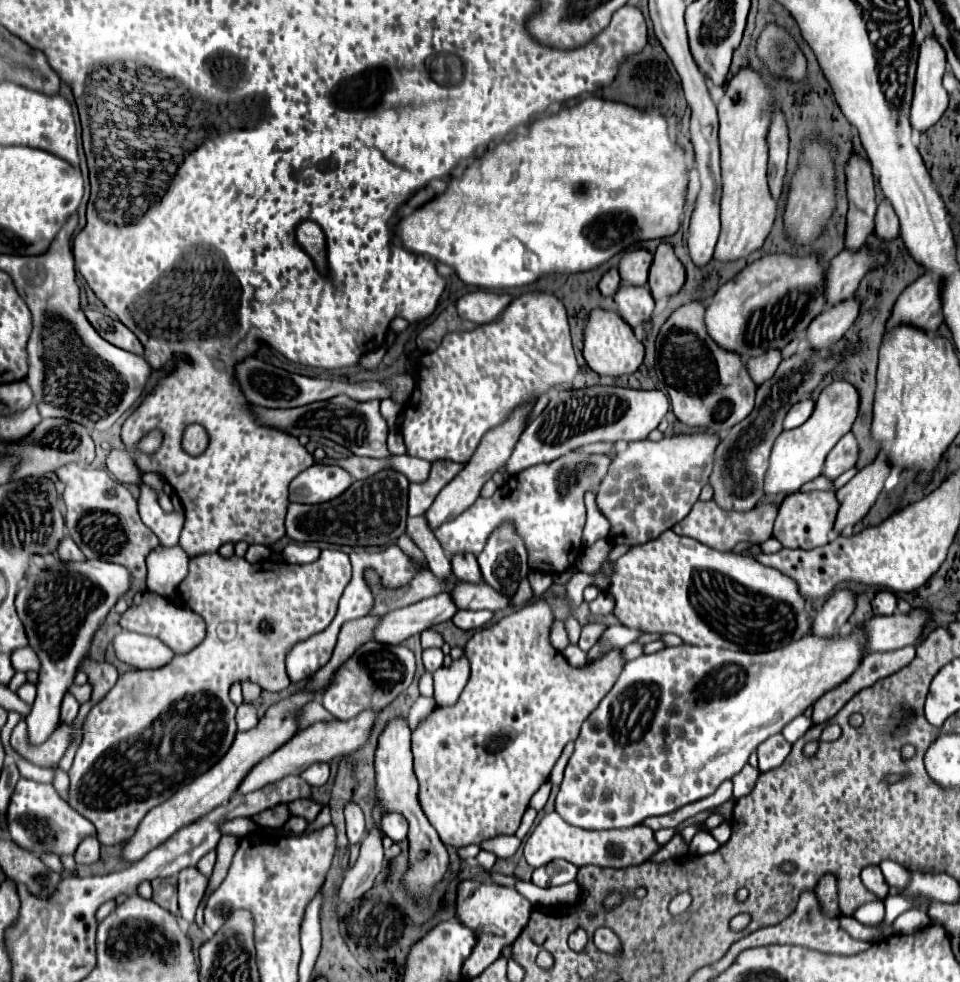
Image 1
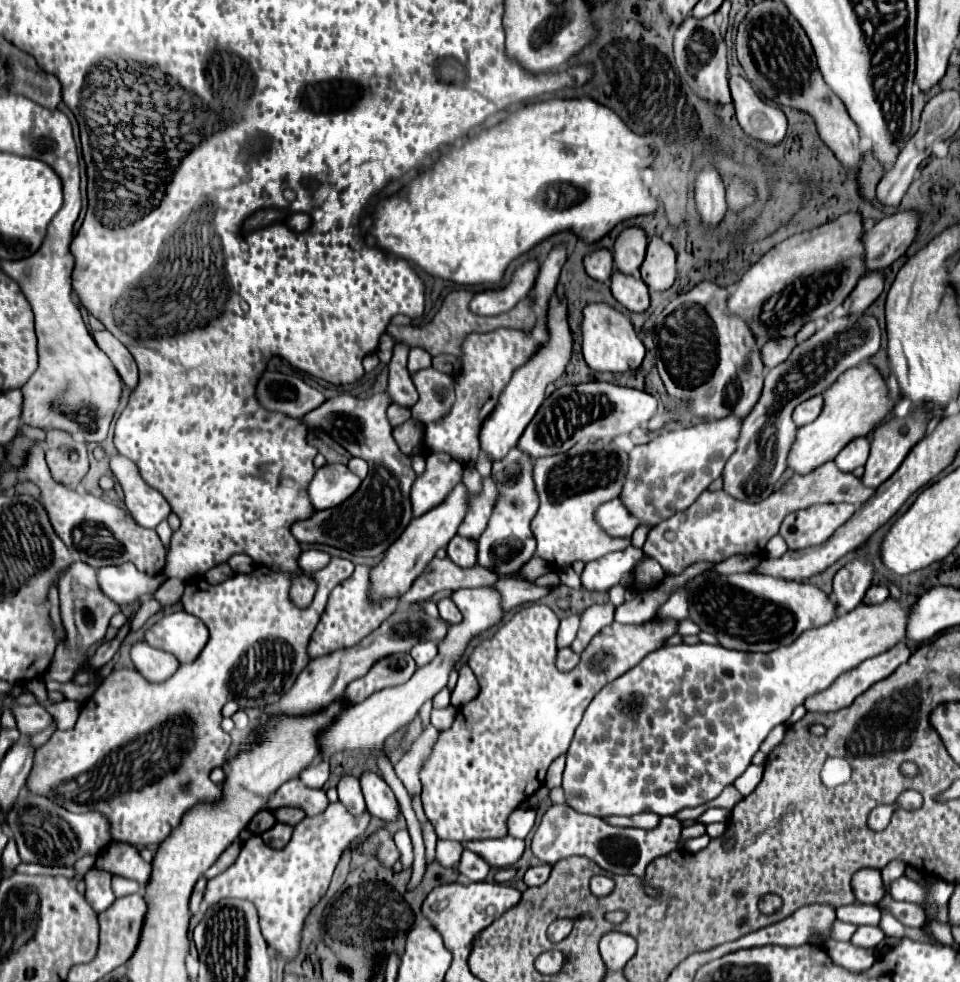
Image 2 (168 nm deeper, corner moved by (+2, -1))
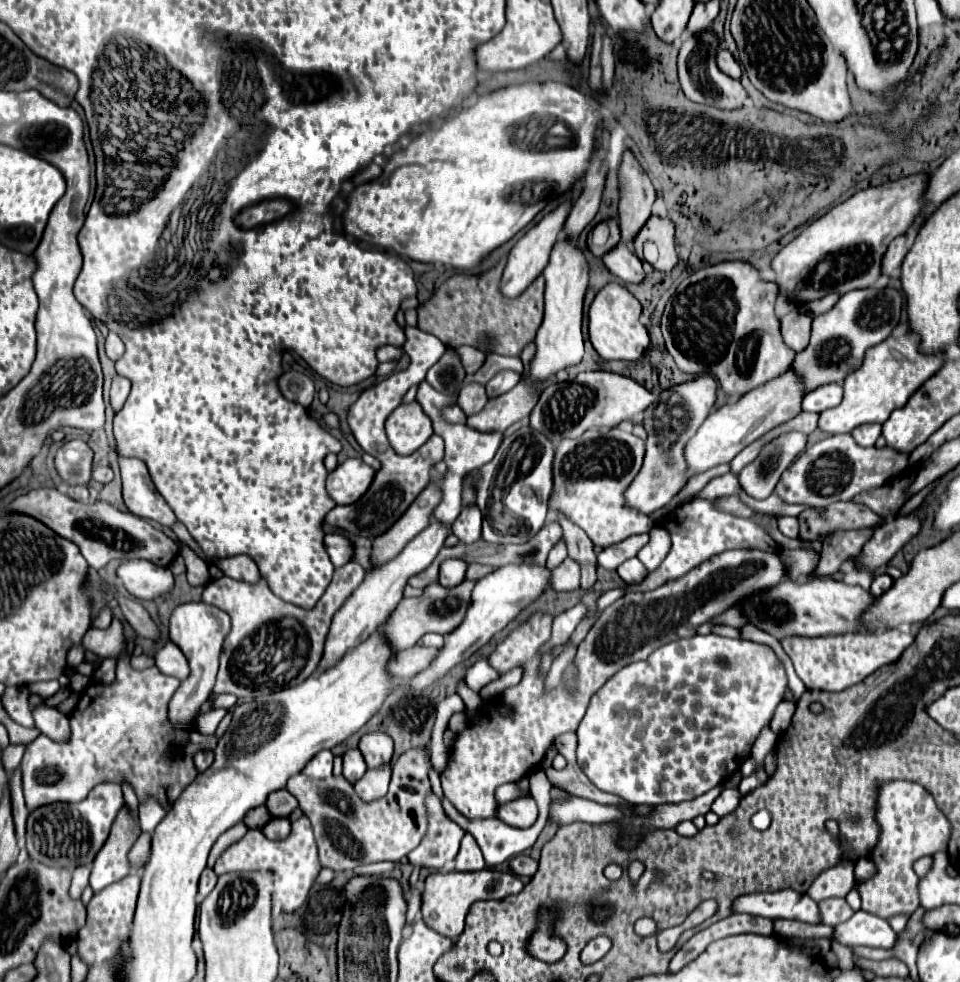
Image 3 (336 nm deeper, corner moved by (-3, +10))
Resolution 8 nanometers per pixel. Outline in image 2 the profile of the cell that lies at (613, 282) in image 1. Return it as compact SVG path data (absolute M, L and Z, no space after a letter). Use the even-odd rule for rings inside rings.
M596 250L584 260L586 272L590 278L598 282L610 282L614 274L614 264L612 264L612 254L608 250Z

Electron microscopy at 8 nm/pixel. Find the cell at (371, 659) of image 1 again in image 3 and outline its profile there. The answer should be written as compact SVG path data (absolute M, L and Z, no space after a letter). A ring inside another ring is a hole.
M415 645L411 649L405 649L403 653L397 653L397 657L389 665L389 671L399 679L409 679L415 673L427 669L427 665L435 659L435 653L439 653L439 649Z

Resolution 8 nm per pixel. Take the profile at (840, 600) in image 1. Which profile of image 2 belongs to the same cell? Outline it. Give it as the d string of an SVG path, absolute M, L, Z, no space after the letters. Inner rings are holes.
M854 560L850 564L846 564L842 570L836 572L834 576L834 598L836 598L836 606L842 612L850 612L854 610L866 590L870 588L870 580L872 580L872 564L866 560Z

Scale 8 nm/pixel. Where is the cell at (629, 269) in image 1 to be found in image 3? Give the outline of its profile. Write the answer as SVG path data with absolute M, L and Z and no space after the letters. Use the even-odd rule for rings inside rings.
M629 149L623 153L617 179L619 179L621 241L631 245L633 237L651 215L655 189L651 185L649 175L643 171L643 167Z

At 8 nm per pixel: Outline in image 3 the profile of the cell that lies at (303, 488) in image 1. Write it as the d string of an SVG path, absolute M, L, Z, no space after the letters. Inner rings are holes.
M347 459L327 477L327 491L337 505L351 505L363 497L375 477L375 469L361 459Z

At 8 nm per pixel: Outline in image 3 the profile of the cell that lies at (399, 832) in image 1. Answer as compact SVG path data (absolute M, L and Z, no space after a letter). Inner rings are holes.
M365 733L359 741L359 749L367 761L367 767L379 767L383 763L391 761L393 755L393 741L387 737L387 733Z

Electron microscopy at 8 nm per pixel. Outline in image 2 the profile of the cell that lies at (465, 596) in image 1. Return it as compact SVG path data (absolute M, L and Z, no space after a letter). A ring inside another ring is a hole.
M516 578L498 580L490 588L500 592L502 610L512 610L512 608L516 608L520 604L526 604L526 602L538 602L540 598L544 598L550 592L550 588L540 588L536 584L516 580Z

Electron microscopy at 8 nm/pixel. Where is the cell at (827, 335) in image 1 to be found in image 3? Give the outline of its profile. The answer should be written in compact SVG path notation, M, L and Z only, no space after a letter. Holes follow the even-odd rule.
M899 235L891 241L885 257L883 257L883 273L889 277L893 269L897 269L903 263L903 257L907 255L907 247L905 247L907 235Z

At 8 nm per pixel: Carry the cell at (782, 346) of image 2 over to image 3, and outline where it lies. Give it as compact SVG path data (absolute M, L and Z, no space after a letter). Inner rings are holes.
M793 309L789 315L785 315L781 319L781 333L783 333L783 341L793 351L797 351L797 353L803 351L807 347L809 335L811 335L811 317Z

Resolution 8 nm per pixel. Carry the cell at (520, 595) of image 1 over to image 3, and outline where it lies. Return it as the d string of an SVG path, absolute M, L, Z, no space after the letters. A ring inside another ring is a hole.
M561 539L559 545L555 545L555 549L551 549L549 559L547 559L547 565L555 569L565 557L567 557L567 545L565 545L565 539Z

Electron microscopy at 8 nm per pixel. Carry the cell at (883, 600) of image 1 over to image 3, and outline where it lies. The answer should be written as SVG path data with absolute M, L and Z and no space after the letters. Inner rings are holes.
M879 573L879 575L875 575L875 577L873 577L871 593L873 593L875 597L879 597L879 595L883 595L891 585L893 585L893 577L889 577L887 573Z

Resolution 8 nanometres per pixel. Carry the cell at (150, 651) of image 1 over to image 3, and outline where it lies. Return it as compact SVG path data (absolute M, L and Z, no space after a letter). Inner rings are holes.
M165 643L161 649L157 649L155 653L155 663L157 667L165 673L165 675L171 675L171 677L177 677L177 679L187 679L189 677L189 663L183 655L183 651L175 645L175 643Z

